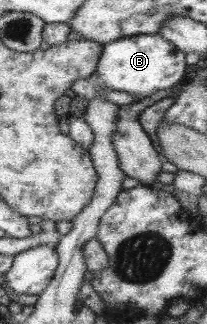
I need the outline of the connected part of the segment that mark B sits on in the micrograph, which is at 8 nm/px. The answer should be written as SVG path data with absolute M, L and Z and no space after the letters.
M136 34L101 44L102 50L96 65L96 76L106 88L134 94L138 101L156 90L174 86L184 76L184 53L160 34Z

